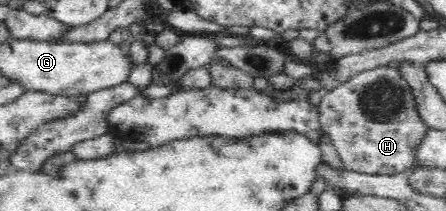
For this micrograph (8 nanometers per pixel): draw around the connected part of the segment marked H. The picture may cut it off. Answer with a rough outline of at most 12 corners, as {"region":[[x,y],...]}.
{"region":[[397,69],[322,93],[344,171],[396,175],[426,126]]}

